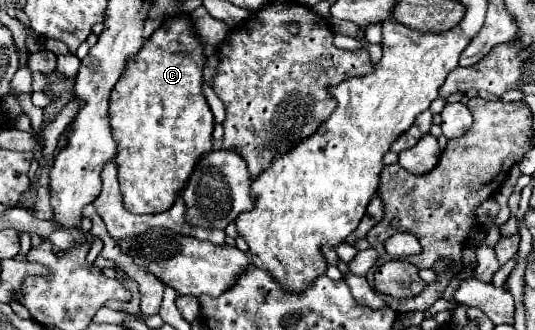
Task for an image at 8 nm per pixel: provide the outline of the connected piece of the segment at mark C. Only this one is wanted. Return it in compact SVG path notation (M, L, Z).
M177 16L161 24L143 48L127 60L127 68L111 92L109 114L113 136L117 140L117 168L125 206L135 214L155 214L167 210L183 190L187 176L193 172L199 156L213 150L213 114L203 96L205 42L195 32L187 16Z

